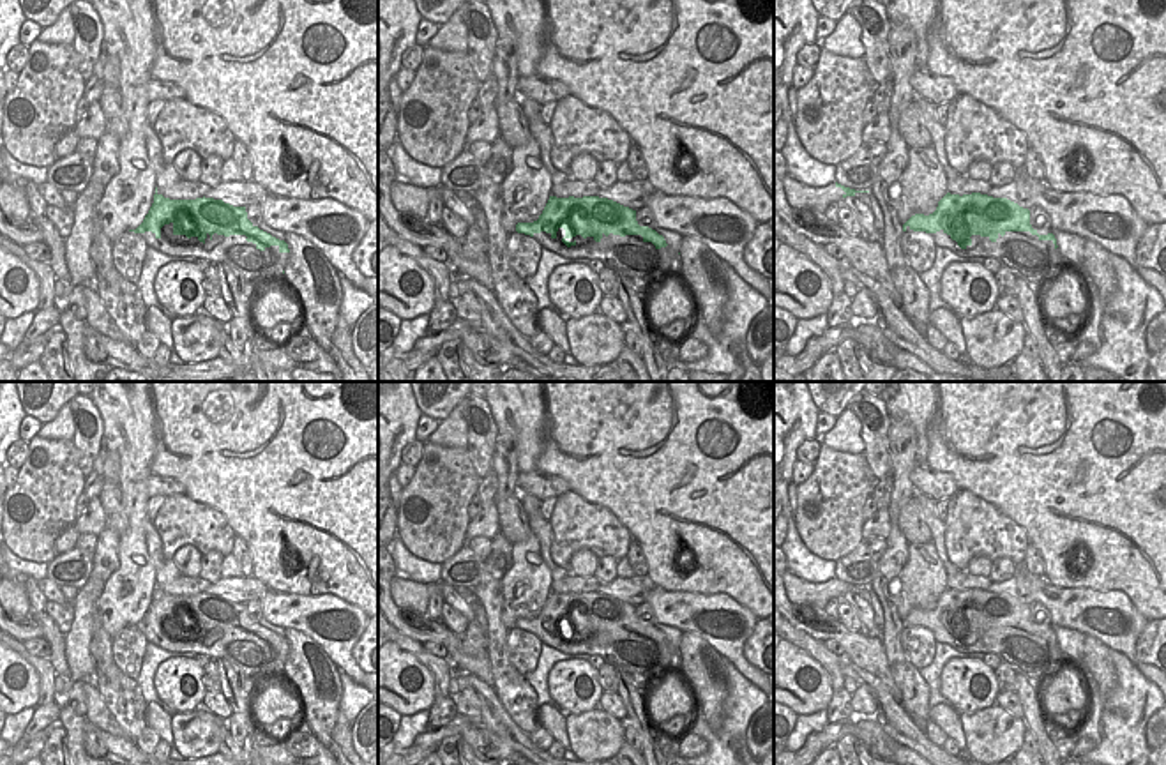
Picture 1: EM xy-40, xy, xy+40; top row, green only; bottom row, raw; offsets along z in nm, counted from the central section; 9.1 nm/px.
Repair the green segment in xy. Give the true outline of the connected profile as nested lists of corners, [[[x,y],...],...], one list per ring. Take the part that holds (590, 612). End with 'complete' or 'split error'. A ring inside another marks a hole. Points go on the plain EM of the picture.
[[[549,592],[537,617],[516,620],[518,629],[534,632],[535,629],[546,627],[551,634],[556,634],[560,624],[565,625],[562,638],[567,643],[576,641],[576,636],[571,636],[576,631],[583,634],[592,632],[595,638],[601,638],[610,629],[620,632],[641,631],[643,638],[652,638],[655,645],[668,641],[664,632],[655,625],[638,620],[636,606],[599,592]]] | complete

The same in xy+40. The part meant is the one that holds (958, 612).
[[[947,588],[933,610],[915,610],[905,620],[903,627],[943,627],[958,638],[961,645],[972,641],[972,631],[988,632],[991,638],[1007,627],[1030,627],[1039,636],[1051,636],[1056,641],[1053,629],[1039,631],[1030,620],[1030,606],[1019,602],[1007,594],[993,594],[980,588],[950,590]]] | complete

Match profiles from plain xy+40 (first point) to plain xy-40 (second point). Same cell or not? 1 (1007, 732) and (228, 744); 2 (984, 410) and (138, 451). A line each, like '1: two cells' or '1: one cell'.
1: two cells
2: two cells

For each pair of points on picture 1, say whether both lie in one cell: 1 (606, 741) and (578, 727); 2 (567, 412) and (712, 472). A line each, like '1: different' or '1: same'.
1: same
2: same

